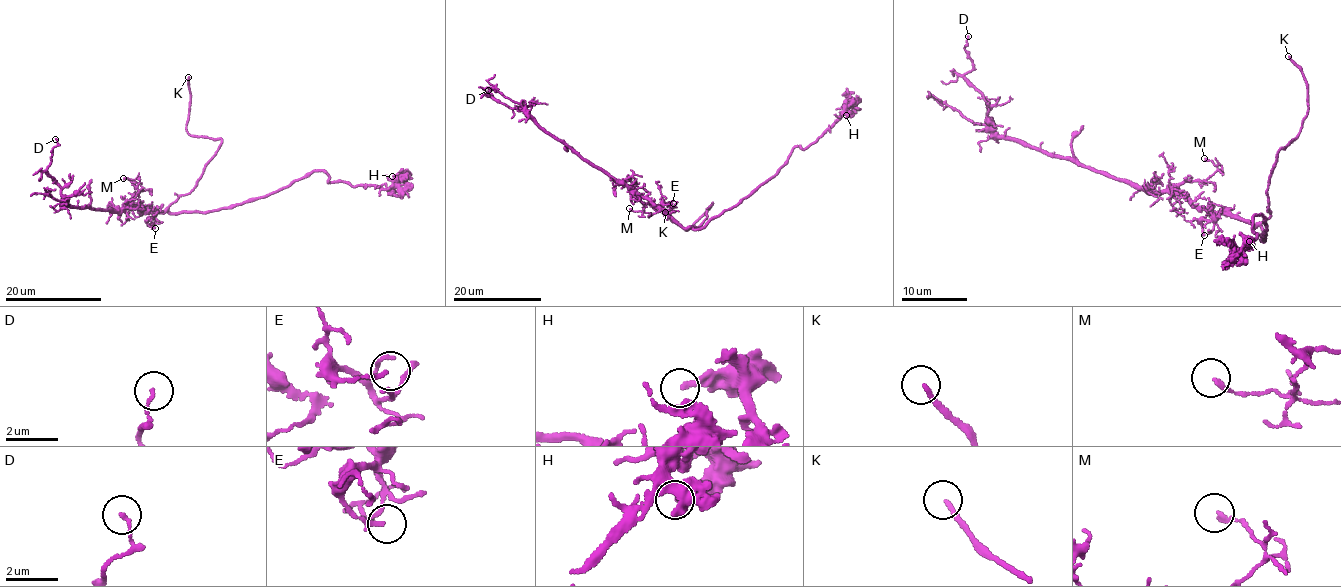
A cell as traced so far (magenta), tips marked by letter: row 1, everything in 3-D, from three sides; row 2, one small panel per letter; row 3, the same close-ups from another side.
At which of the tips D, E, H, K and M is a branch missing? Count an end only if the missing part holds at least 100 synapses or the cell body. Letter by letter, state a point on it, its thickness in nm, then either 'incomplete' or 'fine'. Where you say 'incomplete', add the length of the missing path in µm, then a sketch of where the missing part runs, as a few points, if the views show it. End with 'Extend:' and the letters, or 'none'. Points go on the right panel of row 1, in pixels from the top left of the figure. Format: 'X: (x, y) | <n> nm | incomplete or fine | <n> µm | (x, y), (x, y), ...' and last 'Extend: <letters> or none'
D: (968, 36) | 120 nm | fine
E: (1204, 235) | 170 nm | fine
H: (1249, 241) | 240 nm | fine
K: (1288, 56) | 170 nm | incomplete | 20 µm | (1288, 56), (1282, 47), (1273, 45), (1249, 22)
M: (1204, 158) | 170 nm | fine
Extend: K

